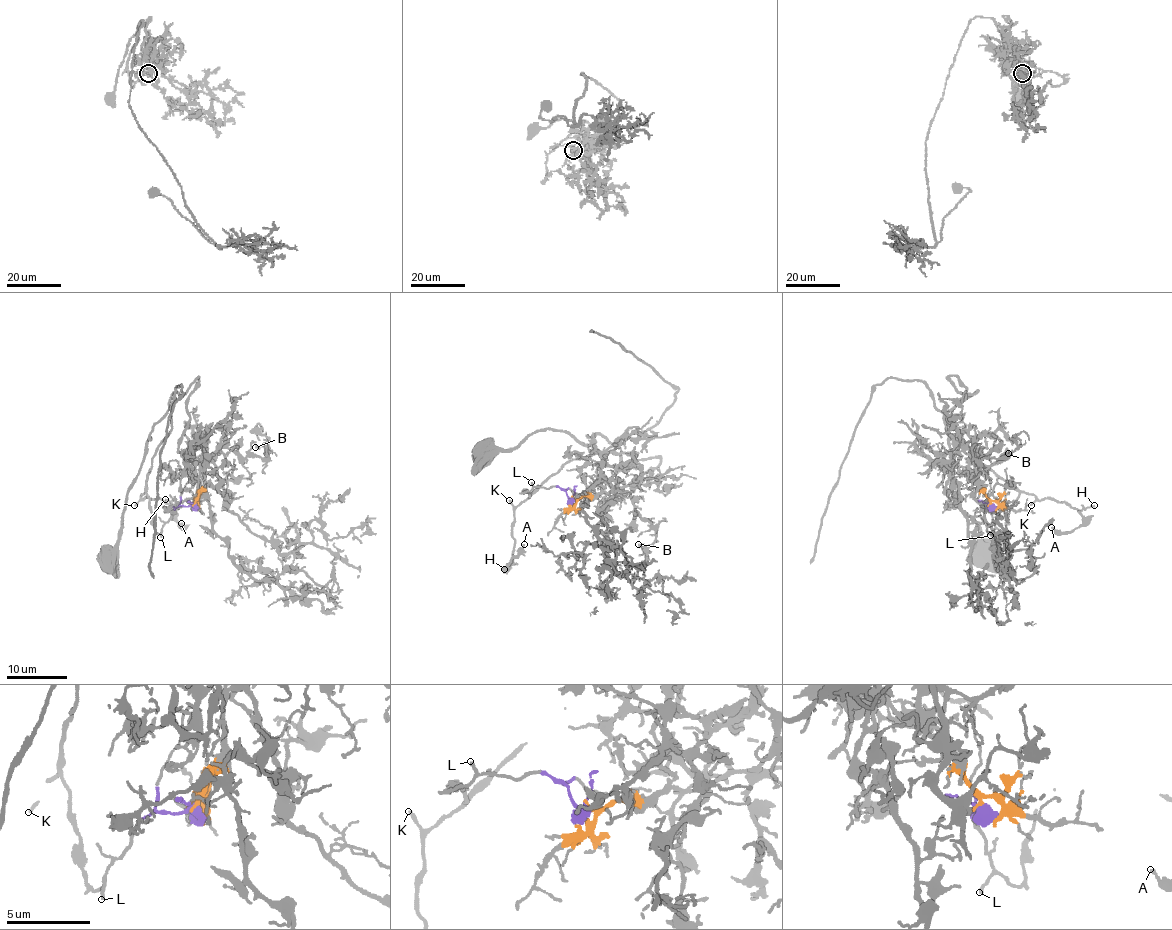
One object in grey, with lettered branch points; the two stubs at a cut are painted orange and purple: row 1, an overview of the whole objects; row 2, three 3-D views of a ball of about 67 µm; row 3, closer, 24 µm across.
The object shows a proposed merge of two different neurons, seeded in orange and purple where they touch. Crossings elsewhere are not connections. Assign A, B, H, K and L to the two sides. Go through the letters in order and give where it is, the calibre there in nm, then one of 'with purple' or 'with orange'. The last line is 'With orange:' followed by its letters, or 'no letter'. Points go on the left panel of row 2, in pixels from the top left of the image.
A: at (181, 523); 170 nm thick; with purple
B: at (255, 447); 180 nm thick; with orange
H: at (165, 499); 160 nm thick; with purple
K: at (134, 505); 170 nm thick; with purple
L: at (160, 537); 180 nm thick; with purple
With orange: B

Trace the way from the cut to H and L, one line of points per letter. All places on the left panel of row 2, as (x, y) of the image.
H: (194, 504), (175, 509), (156, 533), (145, 493), (141, 496), (171, 504), (166, 498)
L: (194, 504), (175, 509), (160, 537)

